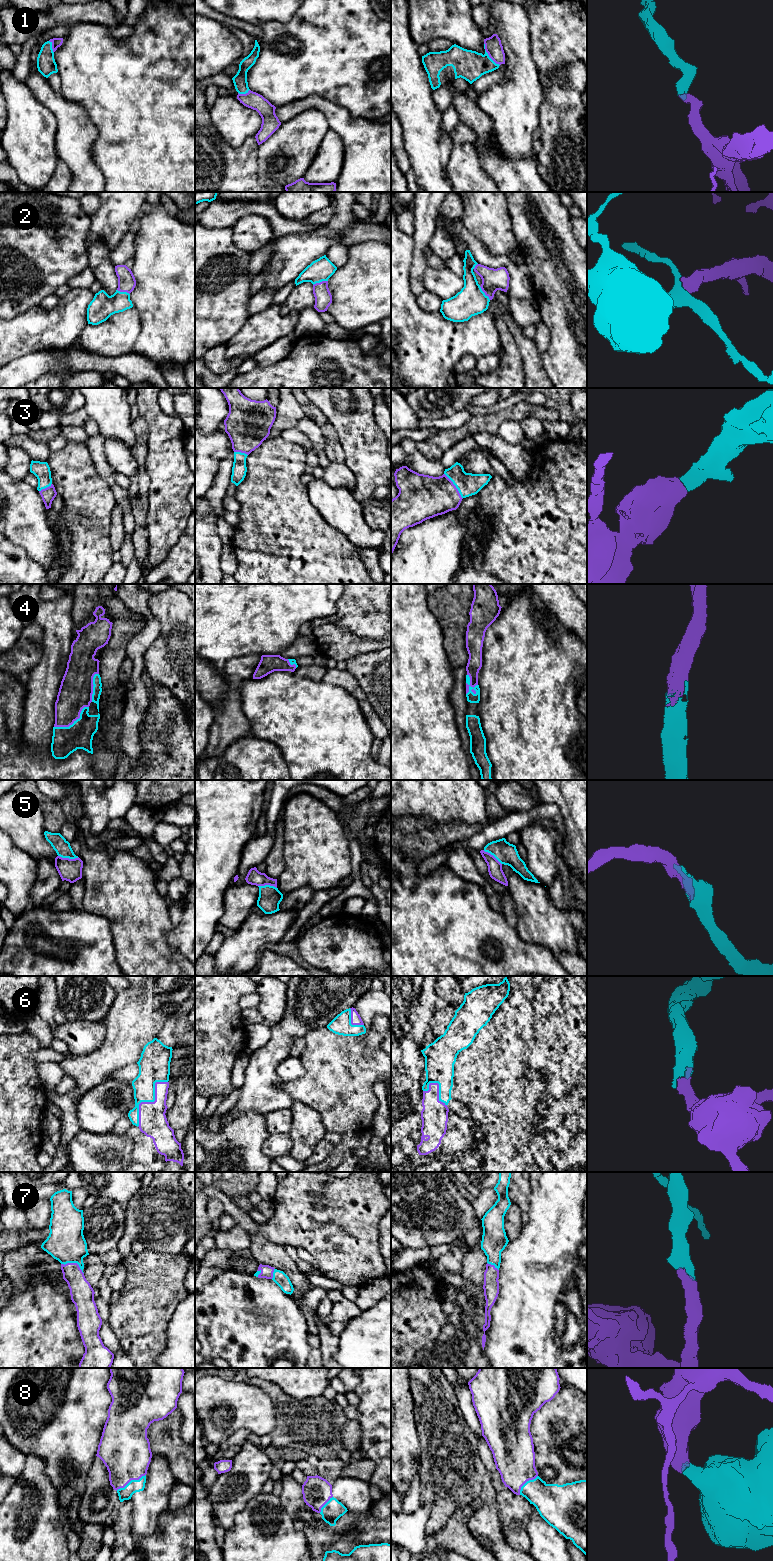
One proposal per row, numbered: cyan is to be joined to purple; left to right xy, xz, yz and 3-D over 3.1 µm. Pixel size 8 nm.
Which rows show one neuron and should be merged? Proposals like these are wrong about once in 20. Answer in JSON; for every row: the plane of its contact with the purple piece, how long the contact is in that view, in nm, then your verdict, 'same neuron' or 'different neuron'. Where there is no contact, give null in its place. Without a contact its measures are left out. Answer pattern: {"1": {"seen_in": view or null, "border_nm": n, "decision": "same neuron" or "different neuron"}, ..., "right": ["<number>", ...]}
{"1": {"seen_in": "yz", "border_nm": 220, "decision": "same neuron"}, "2": {"seen_in": "xz", "border_nm": 130, "decision": "same neuron"}, "3": {"seen_in": "yz", "border_nm": 260, "decision": "same neuron"}, "4": {"seen_in": "yz", "border_nm": 180, "decision": "same neuron"}, "5": {"seen_in": "xy", "border_nm": 170, "decision": "same neuron"}, "6": {"seen_in": "xy", "border_nm": 440, "decision": "same neuron"}, "7": {"seen_in": "xy", "border_nm": 200, "decision": "same neuron"}, "8": {"seen_in": "xy", "border_nm": 280, "decision": "same neuron"}, "right": ["1", "2", "3", "4", "5", "6", "7", "8"]}

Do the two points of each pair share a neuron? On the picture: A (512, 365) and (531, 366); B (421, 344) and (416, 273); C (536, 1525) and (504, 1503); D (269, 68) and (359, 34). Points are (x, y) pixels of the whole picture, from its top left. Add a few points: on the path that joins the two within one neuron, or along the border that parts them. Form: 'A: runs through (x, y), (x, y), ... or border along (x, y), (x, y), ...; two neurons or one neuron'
A: border along (516, 343), (524, 377); two neurons
B: border along (410, 273), (410, 290), (416, 296); two neurons
C: border along (531, 1504), (532, 1513), (528, 1524), (529, 1544); two neurons
D: runs through (291, 65), (300, 57), (330, 47), (337, 47); one neuron

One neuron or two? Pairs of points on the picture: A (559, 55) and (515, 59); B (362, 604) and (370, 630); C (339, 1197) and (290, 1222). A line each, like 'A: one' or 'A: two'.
A: two
B: one
C: one

